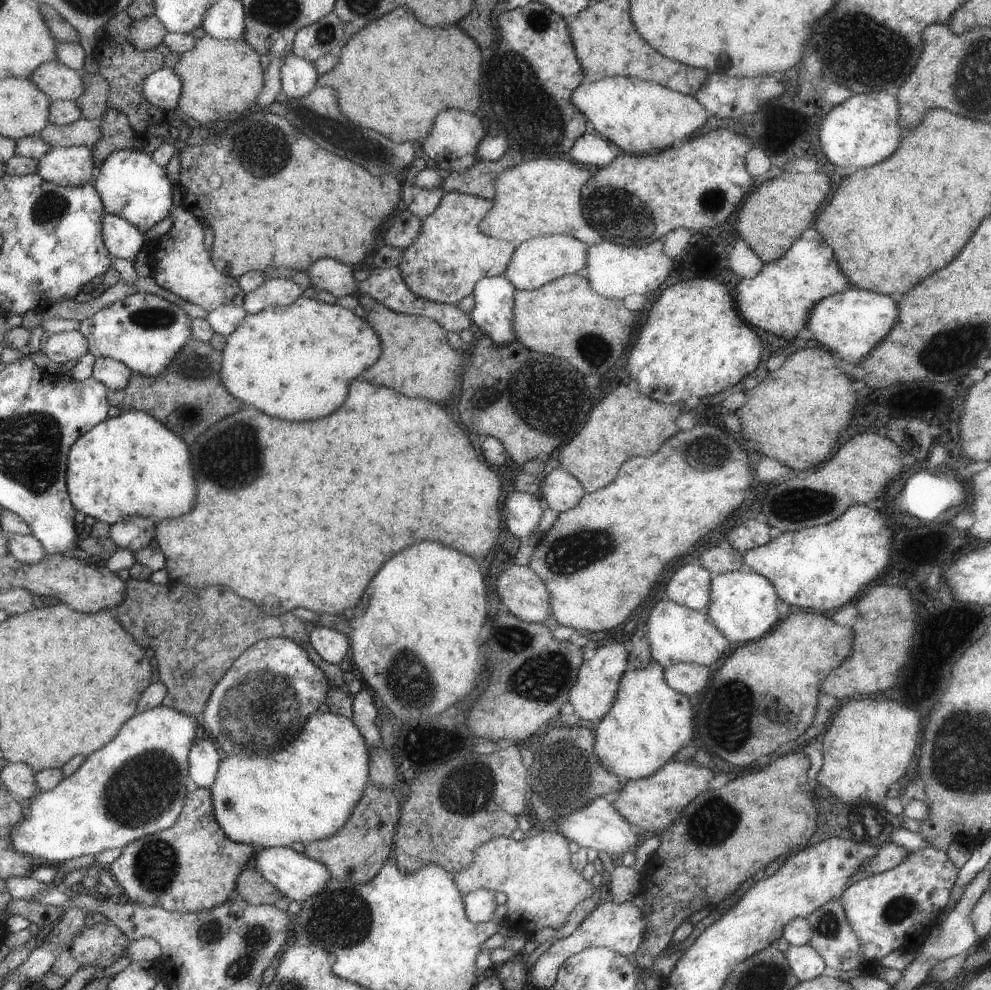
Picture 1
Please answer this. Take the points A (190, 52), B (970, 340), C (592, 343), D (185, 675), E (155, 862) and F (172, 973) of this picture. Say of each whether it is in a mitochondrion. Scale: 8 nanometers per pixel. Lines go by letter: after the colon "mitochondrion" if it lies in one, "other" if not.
A: other
B: mitochondrion
C: mitochondrion
D: mitochondrion
E: mitochondrion
F: other

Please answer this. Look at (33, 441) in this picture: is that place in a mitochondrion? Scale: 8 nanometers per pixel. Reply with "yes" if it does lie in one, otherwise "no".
yes

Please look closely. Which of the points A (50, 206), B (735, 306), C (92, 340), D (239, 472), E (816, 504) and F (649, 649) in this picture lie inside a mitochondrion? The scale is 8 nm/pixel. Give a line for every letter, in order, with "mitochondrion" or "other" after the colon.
A: mitochondrion
B: other
C: other
D: mitochondrion
E: mitochondrion
F: other

